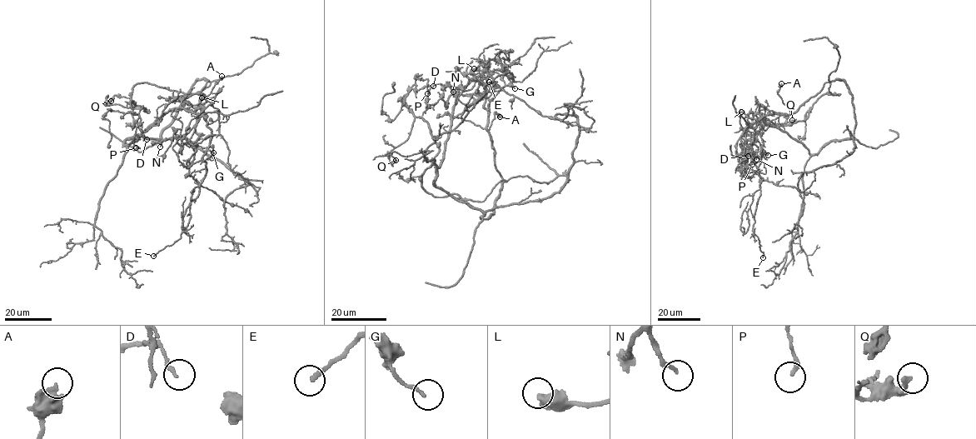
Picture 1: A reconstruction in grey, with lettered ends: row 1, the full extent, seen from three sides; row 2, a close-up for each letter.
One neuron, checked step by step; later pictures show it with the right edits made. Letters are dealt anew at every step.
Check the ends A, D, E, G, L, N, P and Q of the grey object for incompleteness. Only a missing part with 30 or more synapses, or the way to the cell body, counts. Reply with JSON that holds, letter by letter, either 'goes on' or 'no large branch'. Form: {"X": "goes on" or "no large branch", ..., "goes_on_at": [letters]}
{"A": "no large branch", "D": "no large branch", "E": "no large branch", "G": "no large branch", "L": "no large branch", "N": "no large branch", "P": "no large branch", "Q": "no large branch", "goes_on_at": []}

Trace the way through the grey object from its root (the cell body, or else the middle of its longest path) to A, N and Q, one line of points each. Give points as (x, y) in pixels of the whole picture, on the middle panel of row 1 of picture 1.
A: (494, 205), (500, 192), (501, 178), (495, 165), (495, 150), (488, 131), (495, 112), (500, 117)
N: (494, 205), (501, 178), (487, 128), (486, 91), (480, 80), (470, 89), (453, 87), (453, 92)
Q: (494, 205), (505, 180), (482, 202), (425, 191), (421, 176), (439, 148), (421, 117), (391, 151), (395, 160)

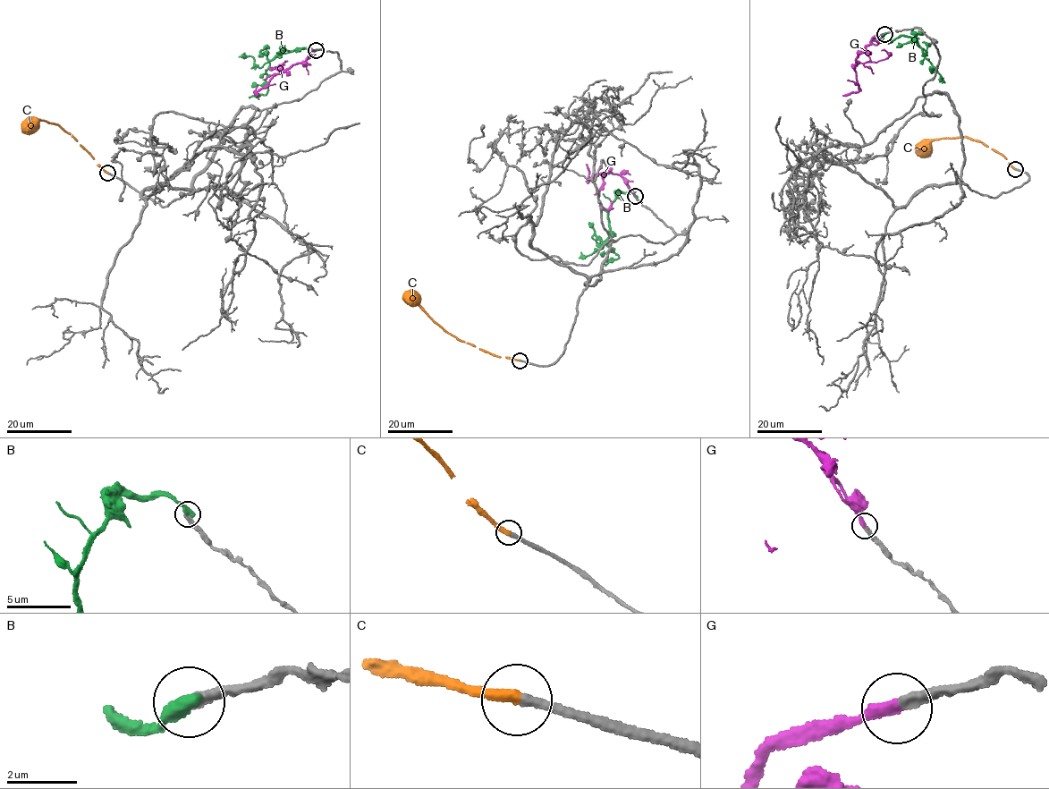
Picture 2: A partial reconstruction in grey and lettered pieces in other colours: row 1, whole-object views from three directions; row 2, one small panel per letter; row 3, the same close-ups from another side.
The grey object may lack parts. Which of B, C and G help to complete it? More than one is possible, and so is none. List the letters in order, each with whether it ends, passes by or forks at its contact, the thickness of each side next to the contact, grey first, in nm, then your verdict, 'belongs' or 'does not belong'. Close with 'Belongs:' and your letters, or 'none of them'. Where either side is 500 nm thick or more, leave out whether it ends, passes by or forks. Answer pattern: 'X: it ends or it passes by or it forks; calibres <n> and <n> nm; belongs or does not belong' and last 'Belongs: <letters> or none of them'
B: it ends; calibres 360 and 480 nm; does not belong
C: it ends; calibres 300 and 360 nm; belongs
G: it ends; calibres 320 and 320 nm; belongs
Belongs: C, G

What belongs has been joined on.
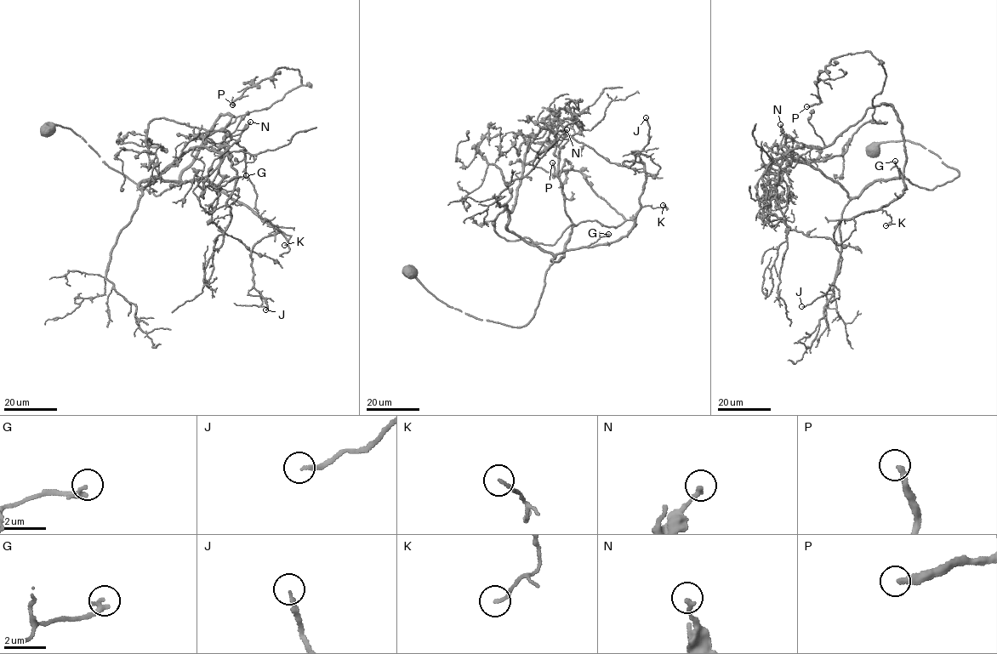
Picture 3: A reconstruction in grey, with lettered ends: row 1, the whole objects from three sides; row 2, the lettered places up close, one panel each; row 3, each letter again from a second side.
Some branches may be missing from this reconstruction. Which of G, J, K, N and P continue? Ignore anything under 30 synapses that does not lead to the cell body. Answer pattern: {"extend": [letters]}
{"extend": ["P"]}

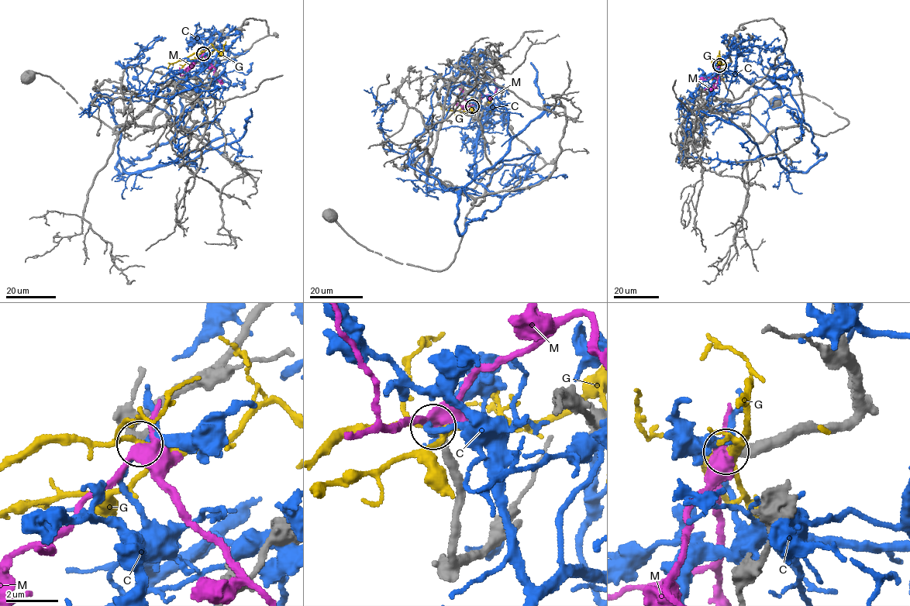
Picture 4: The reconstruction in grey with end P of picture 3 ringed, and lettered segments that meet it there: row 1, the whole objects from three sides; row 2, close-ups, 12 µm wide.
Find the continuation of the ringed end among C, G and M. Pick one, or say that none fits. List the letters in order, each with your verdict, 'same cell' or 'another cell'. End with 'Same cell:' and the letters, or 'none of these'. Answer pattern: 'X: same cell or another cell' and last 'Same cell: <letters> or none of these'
C: another cell
G: another cell
M: same cell
Same cell: M

